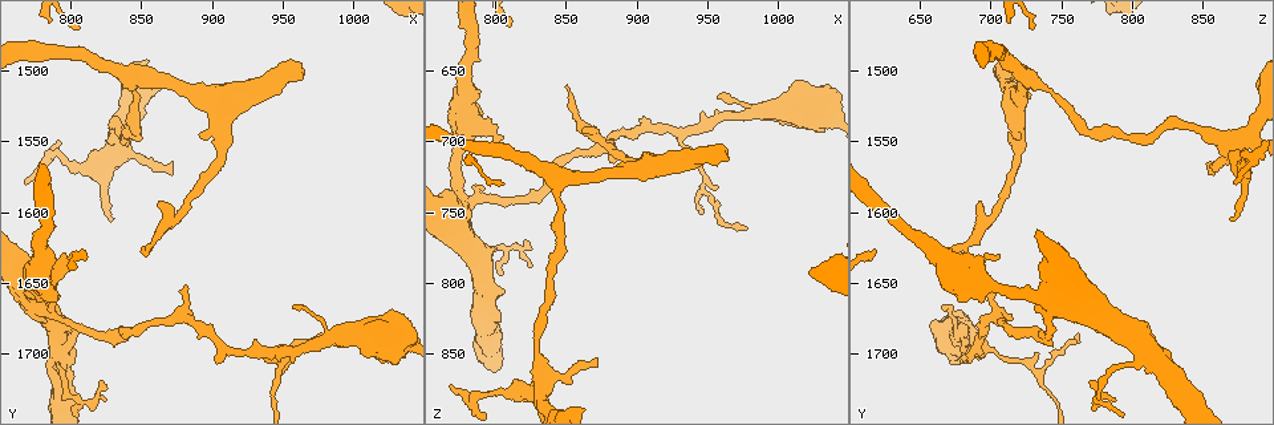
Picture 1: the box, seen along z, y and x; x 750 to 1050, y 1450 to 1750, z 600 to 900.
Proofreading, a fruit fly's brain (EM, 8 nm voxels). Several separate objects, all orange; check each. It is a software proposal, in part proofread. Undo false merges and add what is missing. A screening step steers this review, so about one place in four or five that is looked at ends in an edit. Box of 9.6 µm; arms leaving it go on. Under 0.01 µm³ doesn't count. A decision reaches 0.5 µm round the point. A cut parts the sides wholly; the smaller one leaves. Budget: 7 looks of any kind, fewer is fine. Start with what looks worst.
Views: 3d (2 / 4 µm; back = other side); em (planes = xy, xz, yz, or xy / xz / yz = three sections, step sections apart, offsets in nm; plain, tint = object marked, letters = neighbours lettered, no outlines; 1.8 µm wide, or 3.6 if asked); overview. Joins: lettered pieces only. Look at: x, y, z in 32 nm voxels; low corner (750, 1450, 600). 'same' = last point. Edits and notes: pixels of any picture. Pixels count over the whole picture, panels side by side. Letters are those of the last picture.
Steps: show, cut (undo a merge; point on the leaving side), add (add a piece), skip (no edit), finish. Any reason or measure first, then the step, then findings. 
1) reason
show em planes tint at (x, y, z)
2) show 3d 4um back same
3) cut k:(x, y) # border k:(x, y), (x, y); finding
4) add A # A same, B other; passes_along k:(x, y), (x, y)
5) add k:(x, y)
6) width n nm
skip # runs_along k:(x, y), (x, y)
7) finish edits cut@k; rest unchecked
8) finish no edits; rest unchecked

thick end
show em planes letters at (962, 1496, 710)

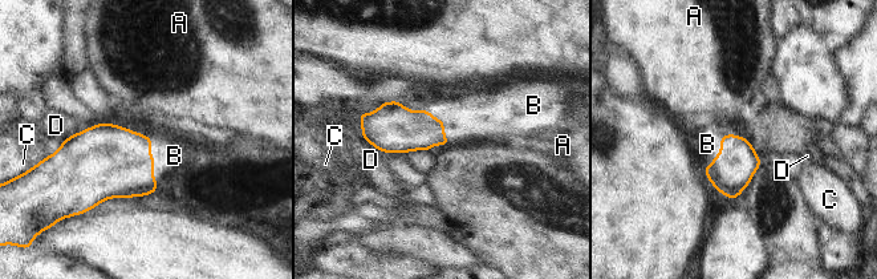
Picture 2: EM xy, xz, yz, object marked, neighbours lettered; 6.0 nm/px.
add 2:(707, 144) # A other, B same, C other, D other; it goes on there

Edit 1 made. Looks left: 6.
a fork
show em 3.6um planes letters at (830, 1548, 878)

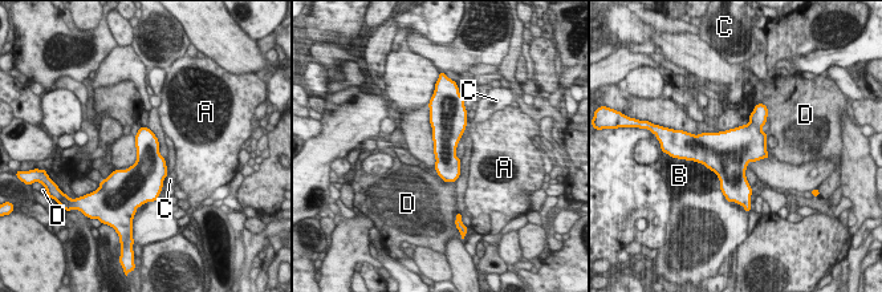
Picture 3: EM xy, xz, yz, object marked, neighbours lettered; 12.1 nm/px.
skip # A other, B other, C other, D other; border 3:(765, 133), (765, 149), (768, 151); all the same neuron

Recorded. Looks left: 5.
tapers out
show em planes letters at (828, 1606, 870)

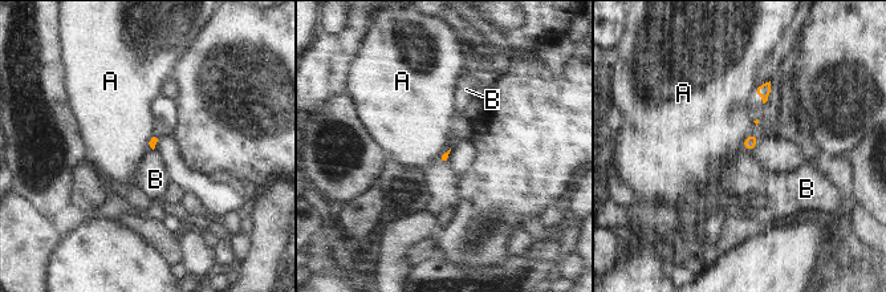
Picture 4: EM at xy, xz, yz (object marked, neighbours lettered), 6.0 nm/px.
longest_contact A 140 nm
skip # A other, B other; no lettered piece goes on from it

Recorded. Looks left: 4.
finish edits add@2; rest unchecked

